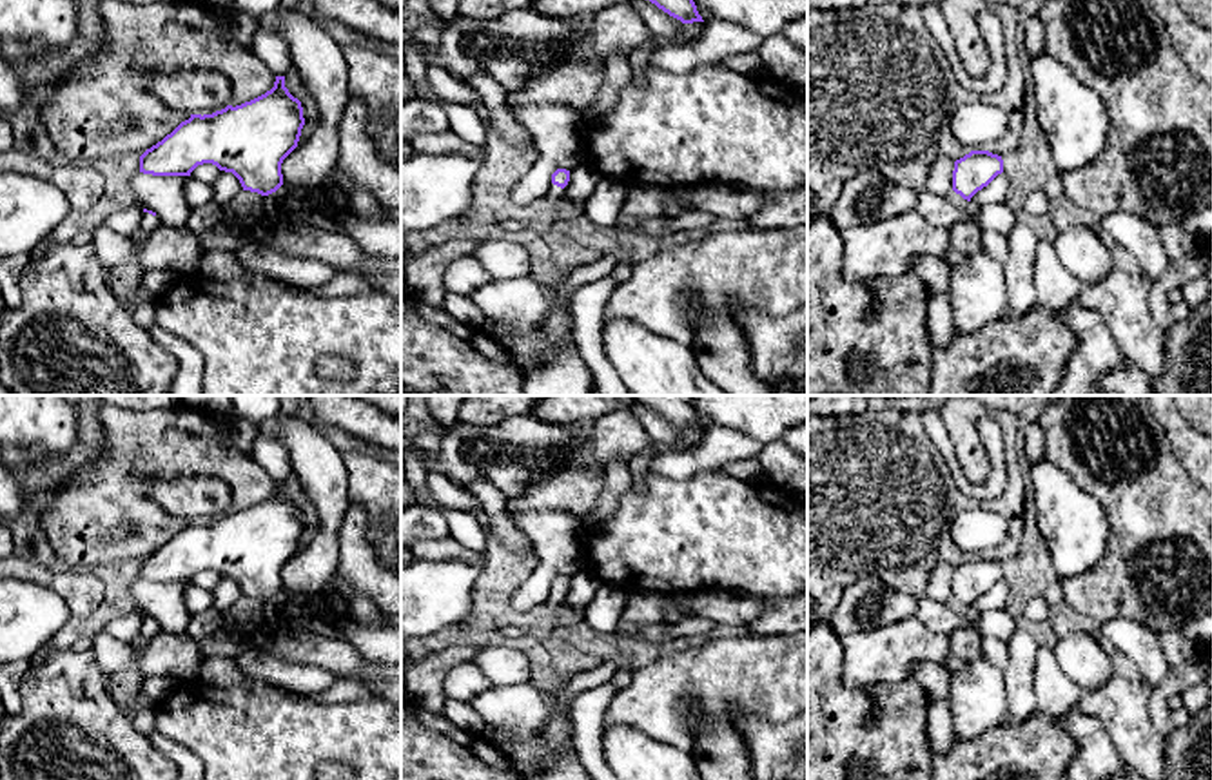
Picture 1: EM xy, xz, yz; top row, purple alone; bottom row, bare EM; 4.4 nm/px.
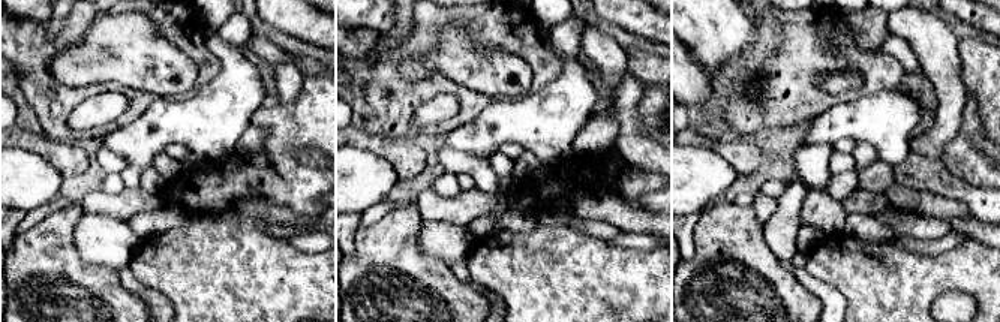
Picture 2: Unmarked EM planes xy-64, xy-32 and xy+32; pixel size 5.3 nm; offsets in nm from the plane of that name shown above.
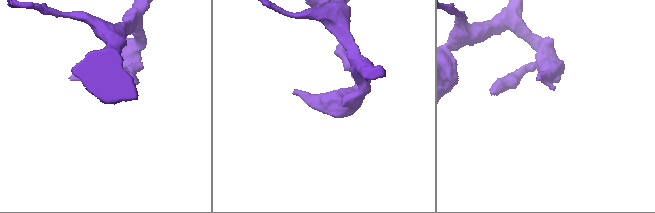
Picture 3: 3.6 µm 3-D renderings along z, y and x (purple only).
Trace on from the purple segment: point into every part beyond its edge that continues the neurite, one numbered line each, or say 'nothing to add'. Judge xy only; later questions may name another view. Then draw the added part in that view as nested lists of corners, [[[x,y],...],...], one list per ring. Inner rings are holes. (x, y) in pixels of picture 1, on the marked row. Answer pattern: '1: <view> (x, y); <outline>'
1: xy (147, 224); [[[142,212],[140,227],[129,236],[134,243],[145,241],[154,229],[161,225],[158,216],[152,216],[149,212]]]

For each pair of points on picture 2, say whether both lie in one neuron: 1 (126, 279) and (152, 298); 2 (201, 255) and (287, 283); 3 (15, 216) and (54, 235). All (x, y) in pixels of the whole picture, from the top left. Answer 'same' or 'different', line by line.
1: same
2: same
3: different

